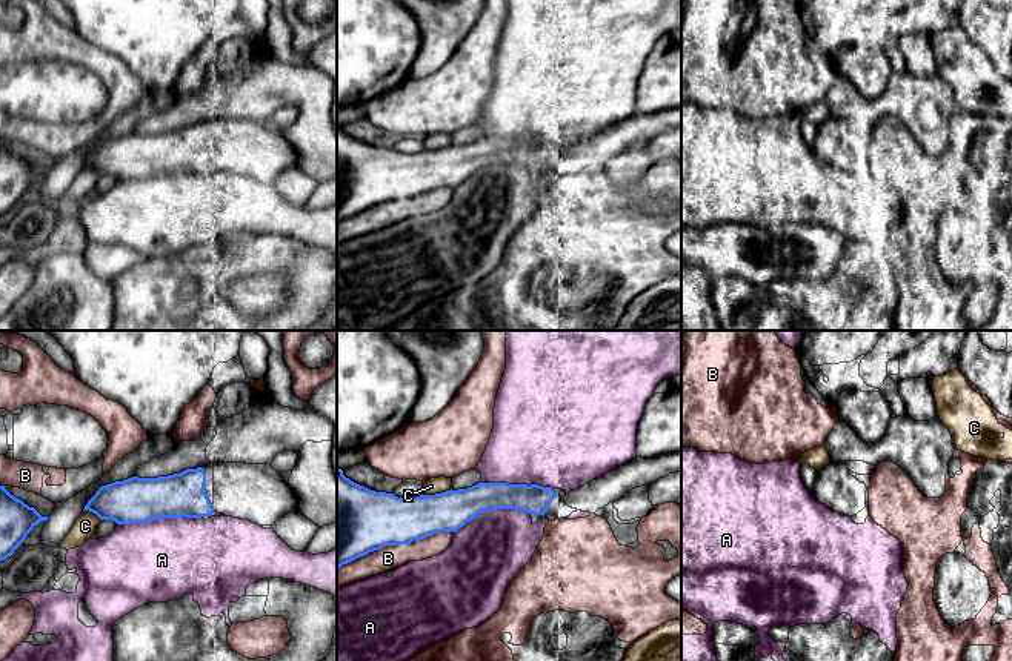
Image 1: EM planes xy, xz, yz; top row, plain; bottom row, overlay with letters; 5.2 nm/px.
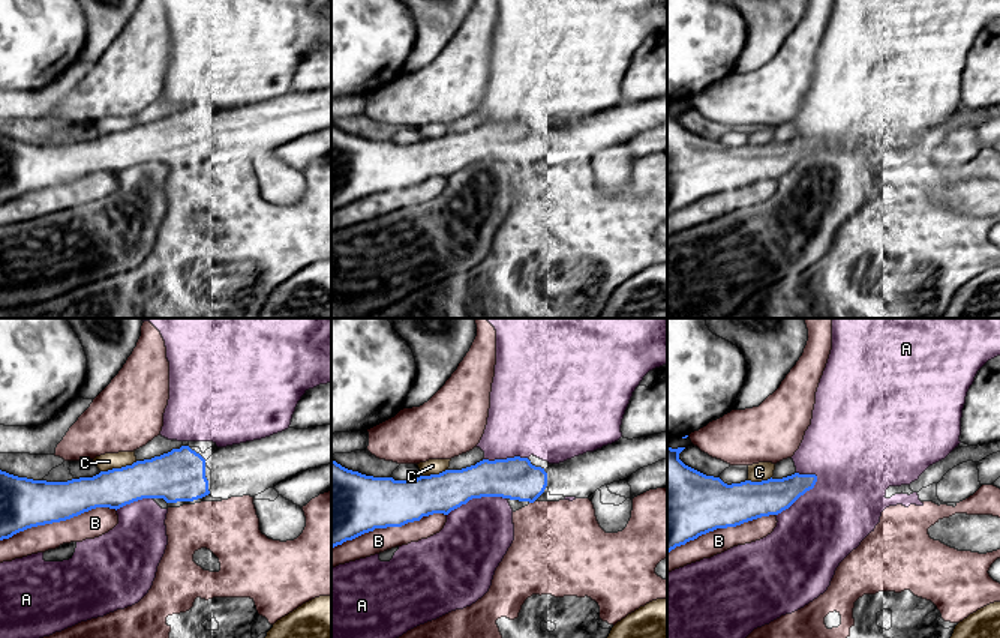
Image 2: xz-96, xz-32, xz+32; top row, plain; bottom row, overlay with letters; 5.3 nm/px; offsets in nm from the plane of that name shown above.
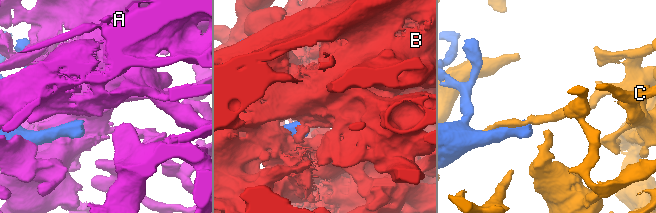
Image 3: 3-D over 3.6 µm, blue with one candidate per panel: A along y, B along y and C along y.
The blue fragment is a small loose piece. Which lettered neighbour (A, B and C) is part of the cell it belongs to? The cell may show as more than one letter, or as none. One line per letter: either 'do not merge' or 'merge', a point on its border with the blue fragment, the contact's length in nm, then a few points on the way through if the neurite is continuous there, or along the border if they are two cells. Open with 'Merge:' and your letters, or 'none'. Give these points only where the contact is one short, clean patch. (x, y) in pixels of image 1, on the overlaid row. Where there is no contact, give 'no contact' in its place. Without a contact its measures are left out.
Merge: none
A: do not merge | xy (159, 518) | 440 nm
B: do not merge | xz (394, 544) | 650 nm
C: do not merge | xz (437, 494) | 150 nm

